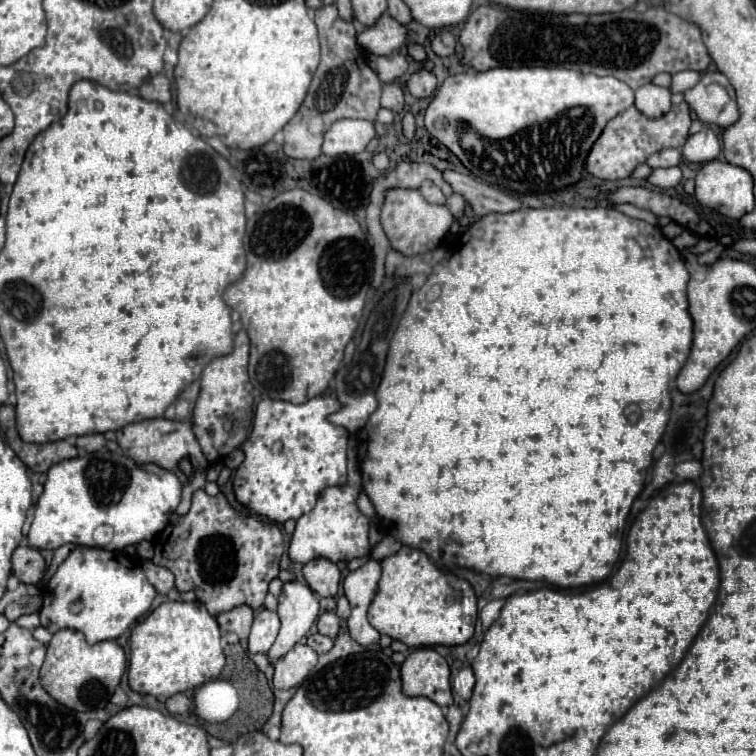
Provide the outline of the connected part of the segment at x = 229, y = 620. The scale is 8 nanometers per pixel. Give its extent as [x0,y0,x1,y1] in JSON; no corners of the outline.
[217,606,253,638]

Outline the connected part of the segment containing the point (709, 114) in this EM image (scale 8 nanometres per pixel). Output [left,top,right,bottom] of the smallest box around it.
[685,72,739,128]

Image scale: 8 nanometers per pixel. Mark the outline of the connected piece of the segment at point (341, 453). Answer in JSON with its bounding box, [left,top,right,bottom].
[233,396,349,524]

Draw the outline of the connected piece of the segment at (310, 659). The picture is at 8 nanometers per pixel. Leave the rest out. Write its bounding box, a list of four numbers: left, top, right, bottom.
[275,644,317,688]

